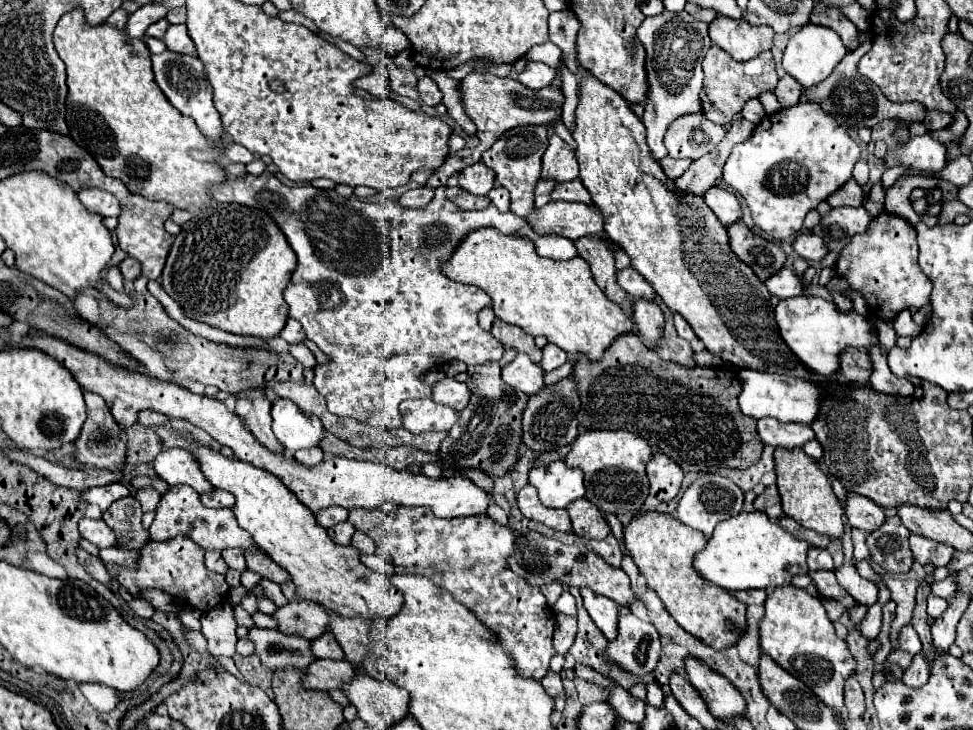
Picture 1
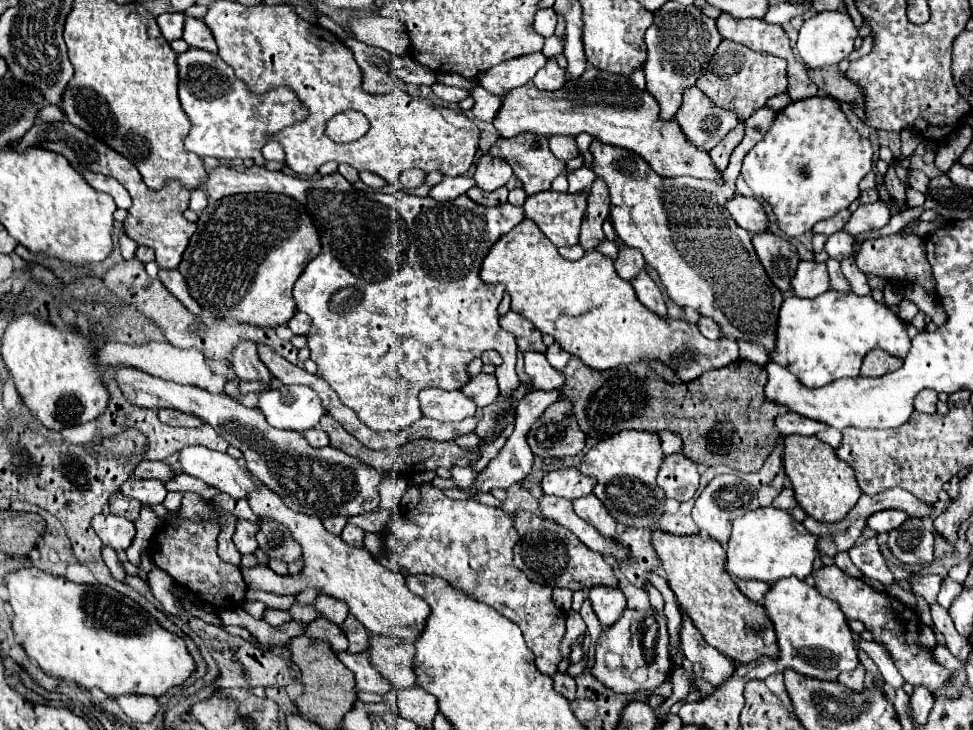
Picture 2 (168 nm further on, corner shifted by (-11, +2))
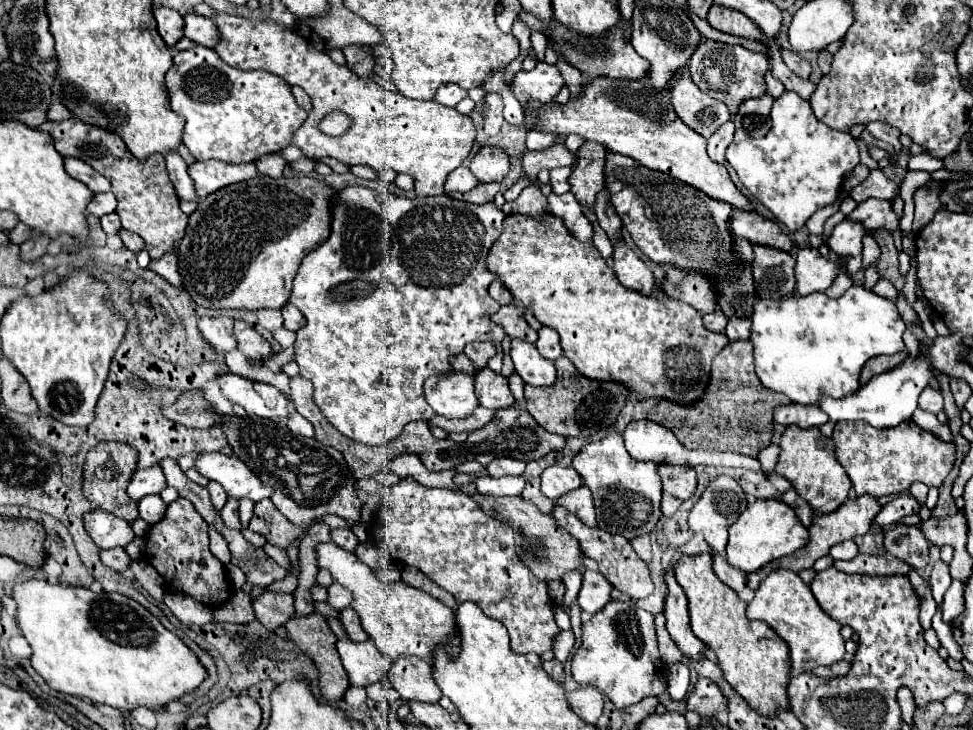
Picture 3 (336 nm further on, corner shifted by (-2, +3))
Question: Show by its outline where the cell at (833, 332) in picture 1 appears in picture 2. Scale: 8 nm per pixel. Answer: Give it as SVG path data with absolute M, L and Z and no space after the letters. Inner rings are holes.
M826 291L814 299L790 295L784 299L776 325L776 347L770 361L786 367L796 379L808 387L822 387L834 379L858 377L862 359L868 351L882 349L904 359L910 351L906 323L884 303L876 303L872 295L858 297L846 291Z

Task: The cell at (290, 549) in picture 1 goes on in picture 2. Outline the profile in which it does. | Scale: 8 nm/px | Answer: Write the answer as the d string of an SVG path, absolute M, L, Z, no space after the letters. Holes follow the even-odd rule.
M258 485L258 491L254 491L252 495L248 495L250 507L252 511L260 517L260 521L276 521L282 523L290 529L292 537L302 545L302 555L304 555L304 569L302 573L296 576L281 576L276 574L268 566L256 566L252 568L241 568L241 572L246 582L247 587L254 587L254 589L263 590L277 595L288 595L288 593L302 593L308 587L320 587L322 593L332 595L340 601L346 601L346 605L350 607L350 613L360 619L364 623L364 627L372 633L372 635L386 635L386 637L394 637L394 639L402 639L402 641L416 641L420 637L420 633L426 627L426 619L430 615L430 605L418 597L412 595L406 587L404 575L402 573L392 573L388 571L384 565L380 565L366 549L358 549L358 547L348 547L338 535L332 535L324 529L322 521L318 517L312 515L302 515L302 513L294 513L288 507L284 507L284 503L280 501L280 497L272 491L268 491L266 487Z

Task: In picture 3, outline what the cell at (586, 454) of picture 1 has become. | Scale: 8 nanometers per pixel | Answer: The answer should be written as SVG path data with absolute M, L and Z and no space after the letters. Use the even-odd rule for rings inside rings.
M611 432L599 442L585 444L573 458L573 468L593 494L597 524L601 530L633 540L649 534L657 526L661 518L661 480L657 466L653 462L633 460L625 450L625 442L619 432Z

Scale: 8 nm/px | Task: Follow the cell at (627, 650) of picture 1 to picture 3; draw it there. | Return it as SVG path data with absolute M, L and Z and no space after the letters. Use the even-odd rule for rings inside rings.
M609 602L599 614L583 624L583 644L571 660L571 672L579 684L599 688L617 708L627 708L641 702L645 696L663 694L667 678L663 676L665 666L657 652L653 614L631 602Z

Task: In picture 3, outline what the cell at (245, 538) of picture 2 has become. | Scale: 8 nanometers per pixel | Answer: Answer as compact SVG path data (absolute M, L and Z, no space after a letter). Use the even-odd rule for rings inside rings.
M229 498L227 504L223 506L223 512L221 512L221 518L223 518L223 524L225 528L229 530L241 530L241 520L239 520L239 512L237 512L237 500L235 498Z

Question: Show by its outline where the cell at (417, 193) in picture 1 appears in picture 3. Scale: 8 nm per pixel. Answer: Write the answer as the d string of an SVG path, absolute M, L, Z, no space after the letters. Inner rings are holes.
M459 166L455 172L449 174L447 182L445 182L445 194L451 194L451 192L467 192L471 188L475 188L479 184L479 180L471 174L469 168L465 166Z

